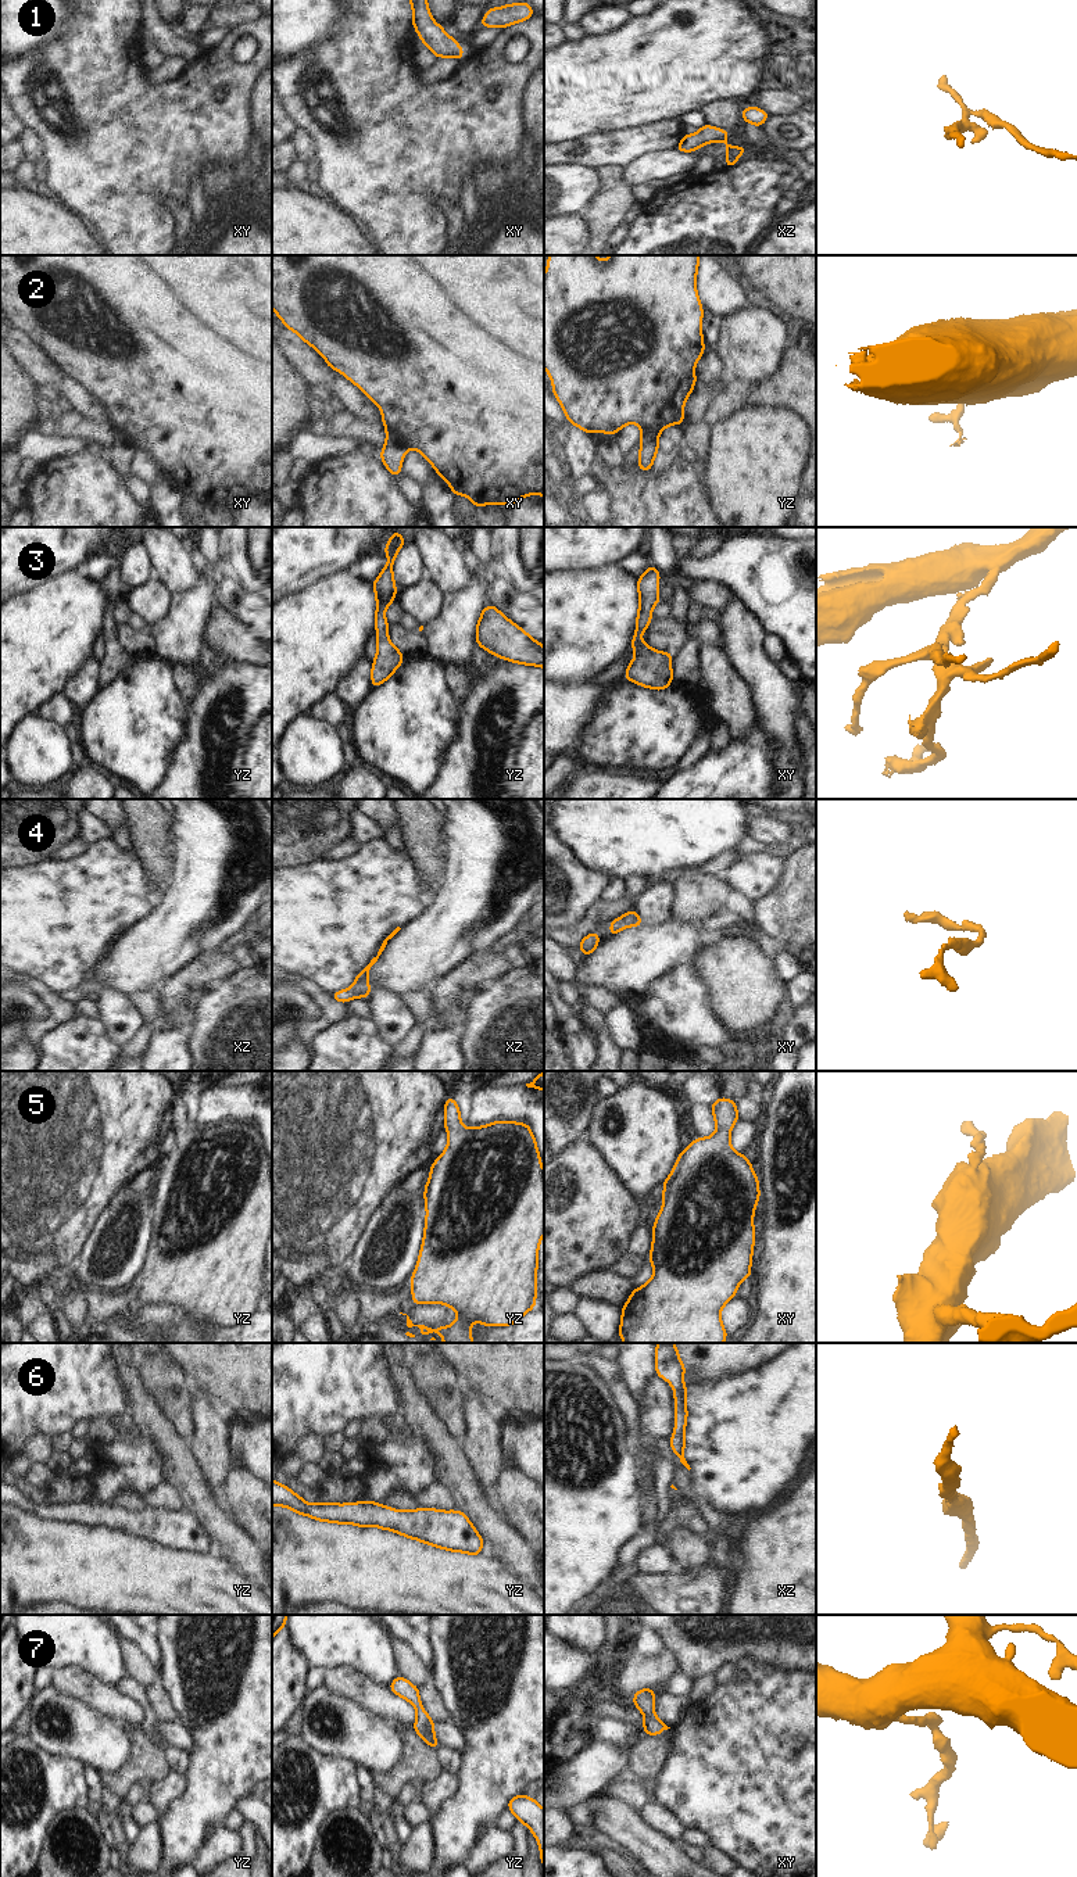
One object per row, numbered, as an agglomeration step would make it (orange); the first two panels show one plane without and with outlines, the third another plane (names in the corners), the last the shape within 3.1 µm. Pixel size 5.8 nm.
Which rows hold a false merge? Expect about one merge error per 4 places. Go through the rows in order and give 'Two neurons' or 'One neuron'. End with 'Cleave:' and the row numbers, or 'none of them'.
1: One neuron
2: Two neurons
3: One neuron
4: One neuron
5: One neuron
6: One neuron
7: One neuron
Cleave: 2.

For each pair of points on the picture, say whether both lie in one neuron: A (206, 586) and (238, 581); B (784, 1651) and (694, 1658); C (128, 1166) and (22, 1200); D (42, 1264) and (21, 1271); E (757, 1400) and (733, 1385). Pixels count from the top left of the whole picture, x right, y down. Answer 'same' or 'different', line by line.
A: different
B: same
C: same
D: same
E: same

